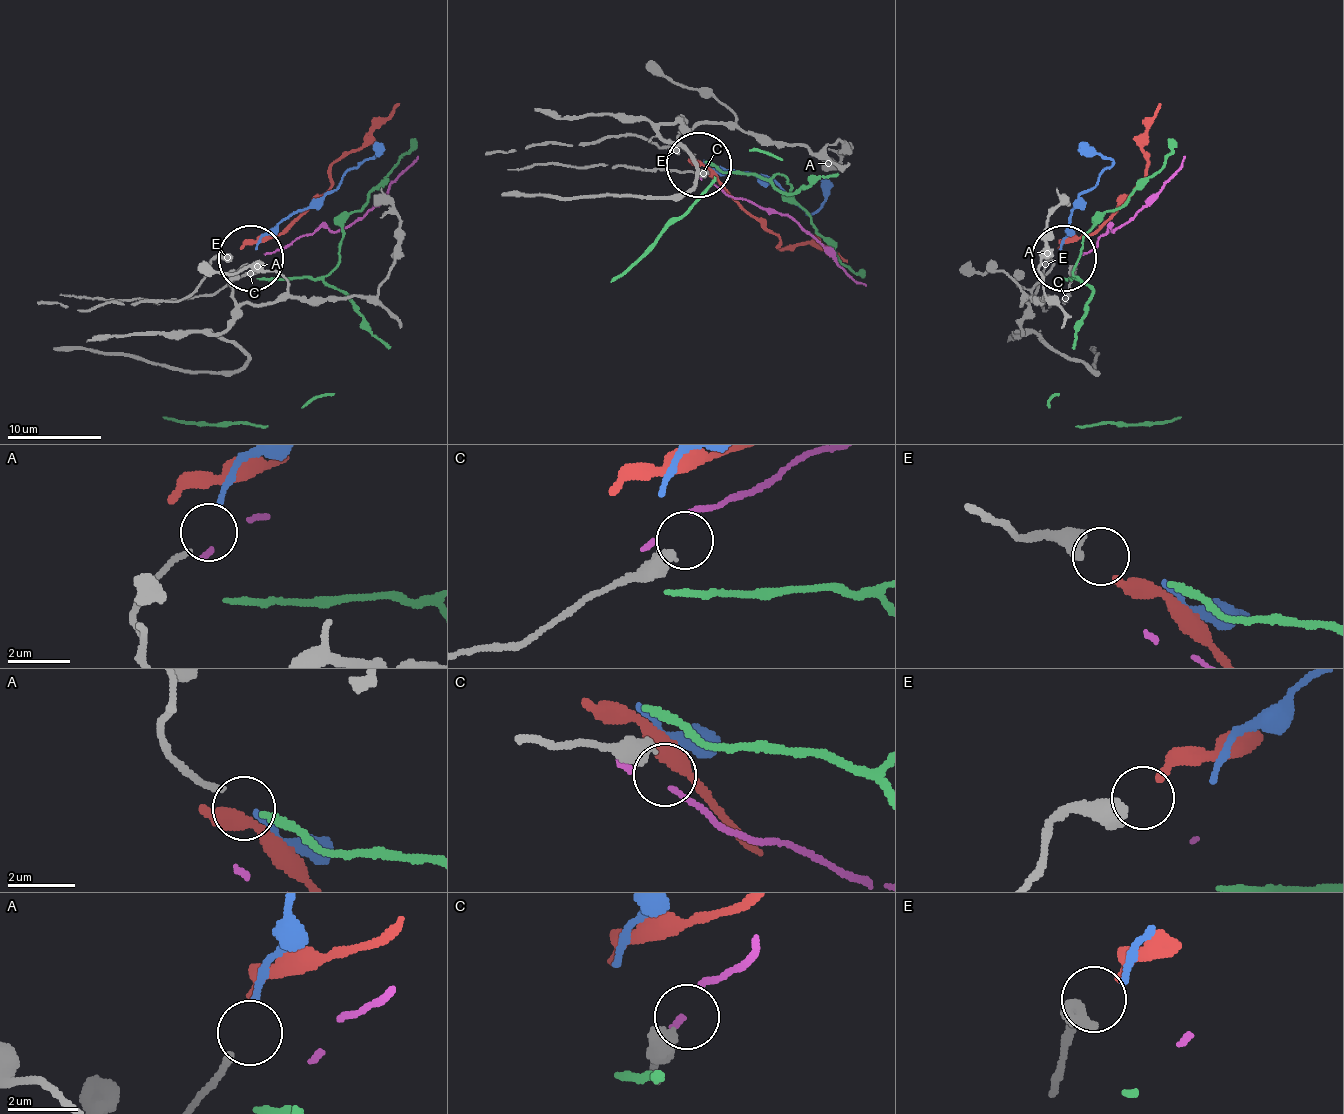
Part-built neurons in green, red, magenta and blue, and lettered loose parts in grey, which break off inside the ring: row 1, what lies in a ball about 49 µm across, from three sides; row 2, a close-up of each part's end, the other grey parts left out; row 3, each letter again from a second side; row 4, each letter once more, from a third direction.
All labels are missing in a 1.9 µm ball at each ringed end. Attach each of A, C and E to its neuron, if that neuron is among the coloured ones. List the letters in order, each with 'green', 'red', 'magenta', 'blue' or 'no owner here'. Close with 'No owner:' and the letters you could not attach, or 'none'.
A: blue
C: no owner here
E: red
No owner: C

